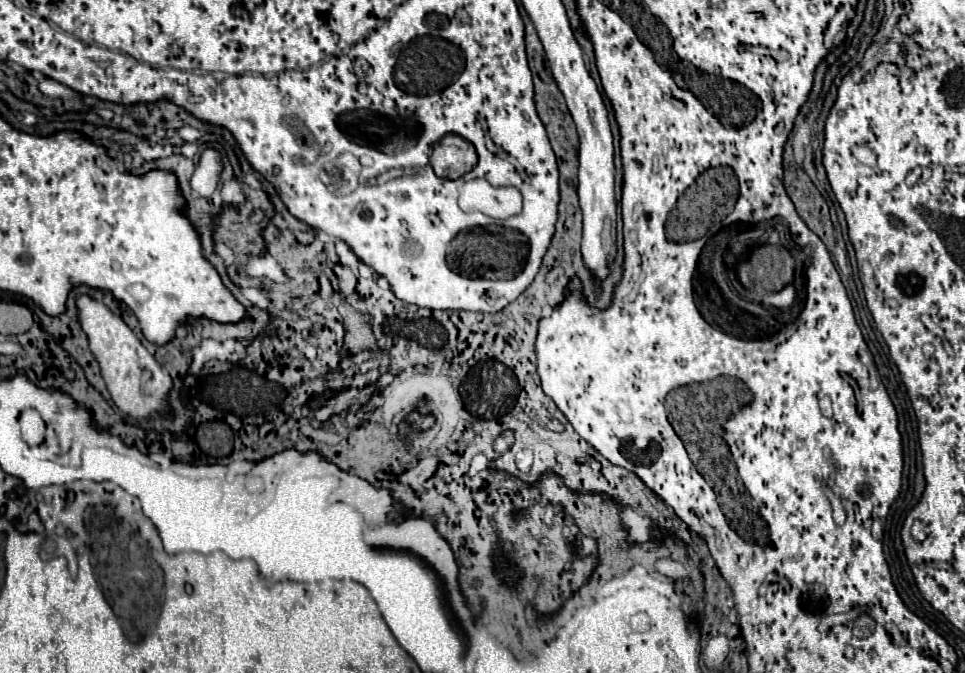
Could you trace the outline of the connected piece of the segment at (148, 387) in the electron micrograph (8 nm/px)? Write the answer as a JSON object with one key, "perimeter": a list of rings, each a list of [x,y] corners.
{"perimeter":[[[80,296],[78,304],[78,318],[82,330],[88,336],[90,348],[100,364],[102,378],[108,386],[108,392],[114,404],[134,420],[146,420],[154,414],[166,416],[168,412],[168,392],[172,390],[172,378],[164,368],[154,360],[154,356],[142,346],[136,334],[122,322],[120,316],[112,314],[102,302],[96,302],[88,296]]]}

